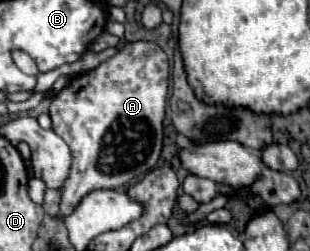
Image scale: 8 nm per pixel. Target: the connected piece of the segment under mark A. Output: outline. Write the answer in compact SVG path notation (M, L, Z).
M150 41L126 43L122 51L114 57L100 63L96 69L90 69L78 77L72 77L70 83L52 97L50 119L52 129L68 143L72 151L72 169L70 177L64 183L60 199L60 215L66 217L76 209L80 197L88 195L92 189L120 189L128 185L134 177L140 179L152 171L158 163L162 151L162 121L166 113L166 95L168 95L168 57L160 45Z

